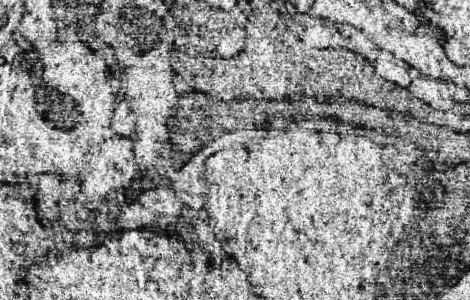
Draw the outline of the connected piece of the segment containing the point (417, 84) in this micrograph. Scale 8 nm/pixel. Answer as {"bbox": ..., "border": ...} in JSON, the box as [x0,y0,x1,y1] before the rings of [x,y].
{"bbox":[410,77,452,109],"border":[[[416,77],[410,83],[410,93],[416,95],[420,101],[428,103],[434,109],[450,109],[452,105],[452,97],[450,97],[450,89],[446,81],[438,81],[432,77]]]}

